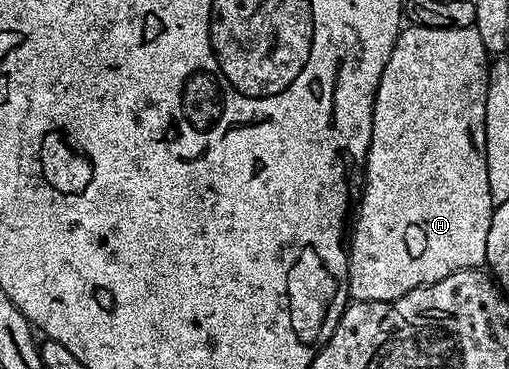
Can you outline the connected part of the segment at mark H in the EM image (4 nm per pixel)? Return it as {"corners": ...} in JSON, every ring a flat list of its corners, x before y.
{"corners":[[411,25,400,32,393,55,389,55,389,63,385,63,385,71,381,71,381,83,377,87,373,107,369,167,364,168,361,174,361,192,357,197,357,212,354,214,353,228,349,233,347,292,354,300,395,301,401,295,416,289,419,284,432,285,462,269,478,269,486,266,486,239,493,210,493,202,489,195,487,144,485,143,485,95,488,76,489,54,485,43,481,43,481,35,477,35,475,28,444,31,437,27]]}

